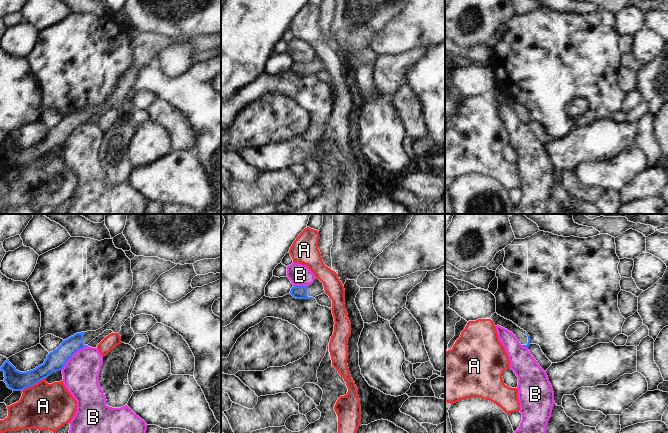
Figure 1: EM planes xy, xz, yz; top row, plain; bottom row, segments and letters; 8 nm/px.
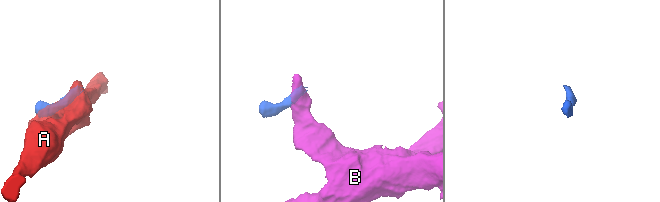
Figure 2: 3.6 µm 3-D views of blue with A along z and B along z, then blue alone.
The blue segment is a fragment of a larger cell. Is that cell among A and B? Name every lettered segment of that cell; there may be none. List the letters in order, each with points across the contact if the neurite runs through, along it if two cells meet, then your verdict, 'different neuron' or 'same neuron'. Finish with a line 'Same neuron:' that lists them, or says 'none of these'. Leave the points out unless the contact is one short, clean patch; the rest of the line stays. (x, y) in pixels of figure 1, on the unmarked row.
A: border along xy (46, 153), (21, 166); different neuron
B: border along xy (87, 122), (79, 125), (61, 145); different neuron
Same neuron: none of these

